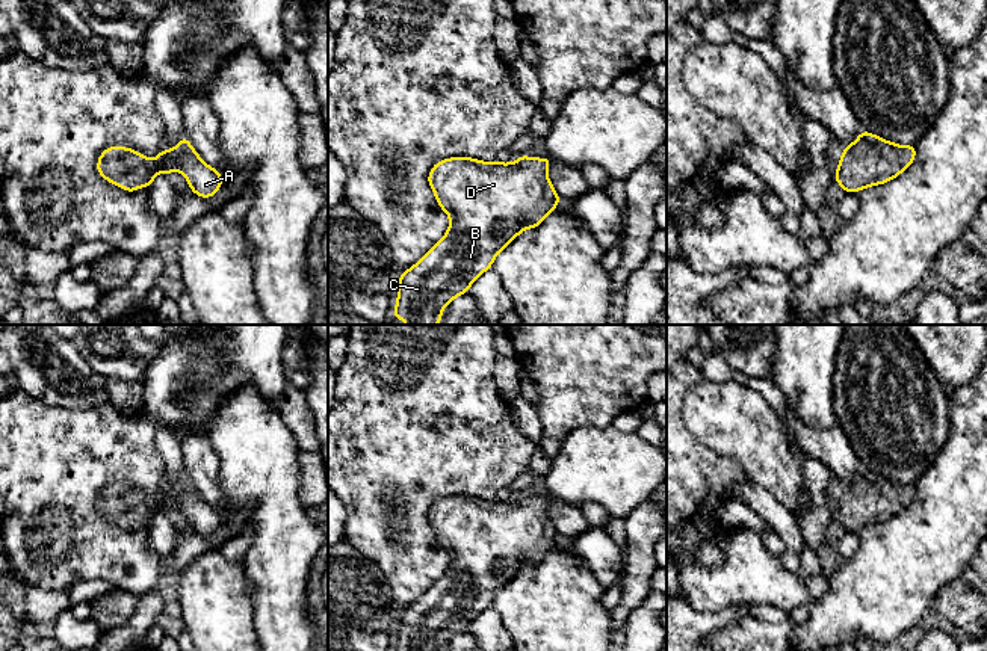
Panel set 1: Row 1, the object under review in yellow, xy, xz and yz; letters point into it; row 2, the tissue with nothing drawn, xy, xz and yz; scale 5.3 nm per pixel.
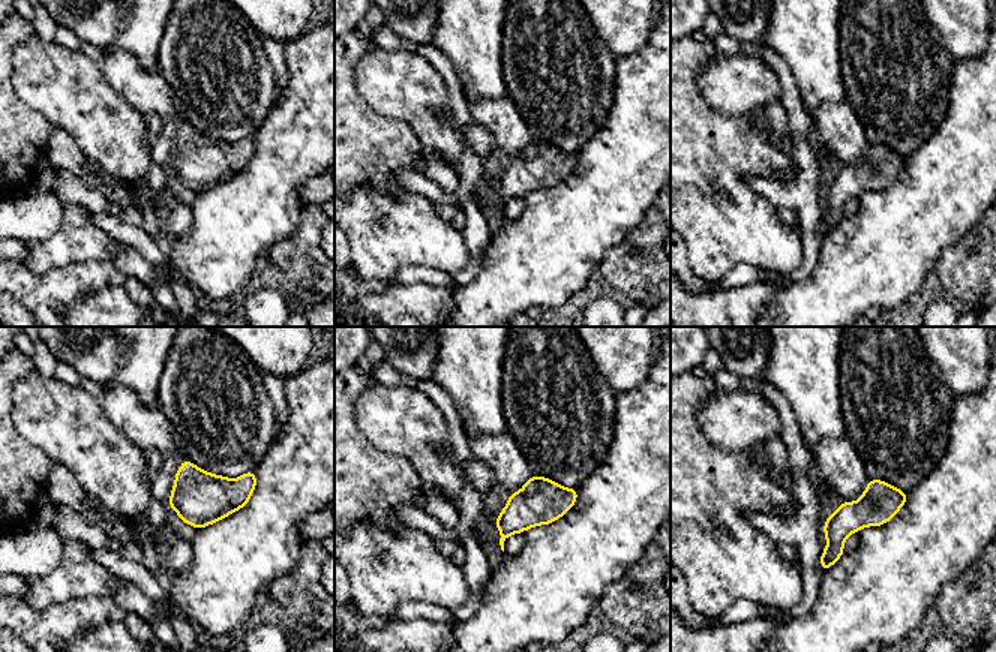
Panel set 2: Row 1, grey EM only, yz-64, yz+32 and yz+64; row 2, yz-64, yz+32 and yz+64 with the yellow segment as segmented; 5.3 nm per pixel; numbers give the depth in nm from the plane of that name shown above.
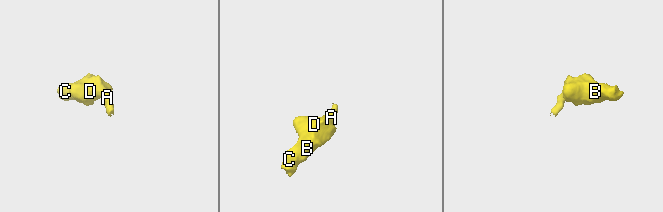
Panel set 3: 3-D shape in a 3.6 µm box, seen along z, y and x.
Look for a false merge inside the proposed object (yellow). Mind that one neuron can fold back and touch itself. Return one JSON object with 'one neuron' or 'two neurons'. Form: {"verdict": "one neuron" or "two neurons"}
{"verdict": "one neuron"}

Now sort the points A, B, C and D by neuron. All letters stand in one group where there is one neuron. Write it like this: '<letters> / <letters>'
A B C D

